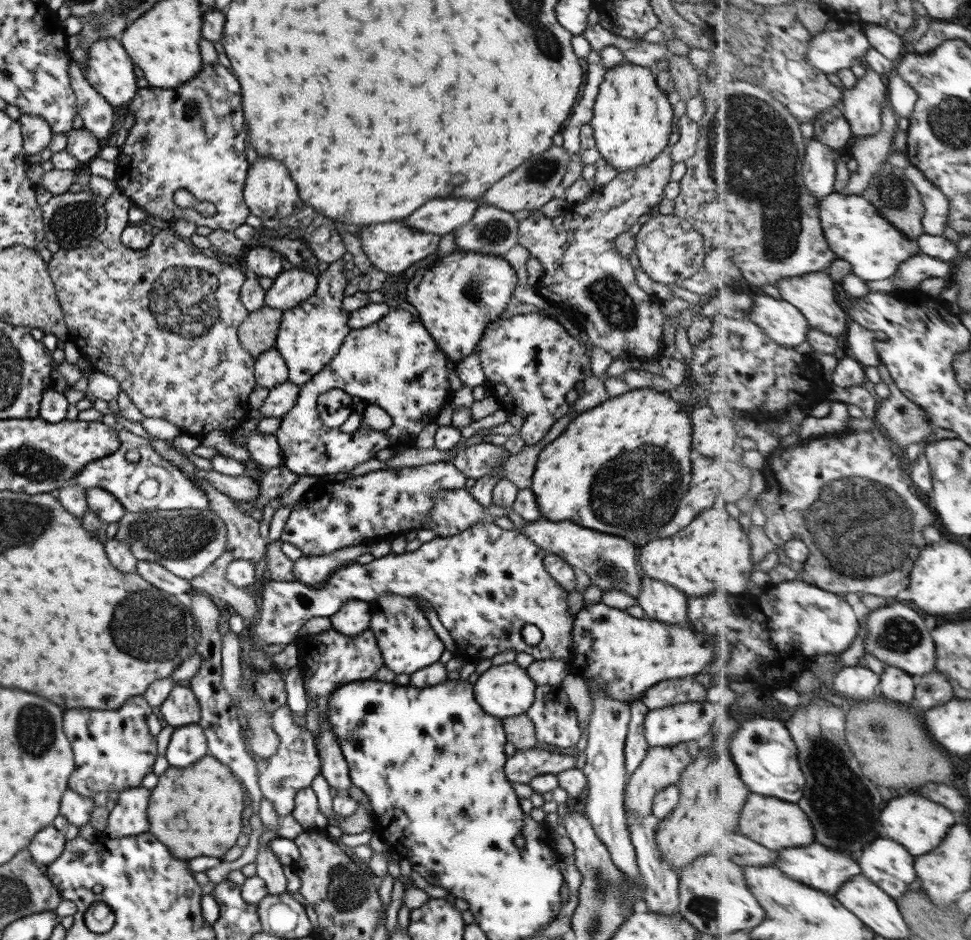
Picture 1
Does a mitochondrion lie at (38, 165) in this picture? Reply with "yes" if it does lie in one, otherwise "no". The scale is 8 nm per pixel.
no

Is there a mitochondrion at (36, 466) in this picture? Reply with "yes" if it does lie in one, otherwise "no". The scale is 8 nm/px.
yes

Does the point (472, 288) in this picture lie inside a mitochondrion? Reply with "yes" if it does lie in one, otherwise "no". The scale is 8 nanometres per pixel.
yes

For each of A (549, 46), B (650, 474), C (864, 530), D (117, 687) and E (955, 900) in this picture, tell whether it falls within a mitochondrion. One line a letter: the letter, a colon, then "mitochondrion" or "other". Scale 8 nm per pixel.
A: mitochondrion
B: mitochondrion
C: mitochondrion
D: other
E: other

